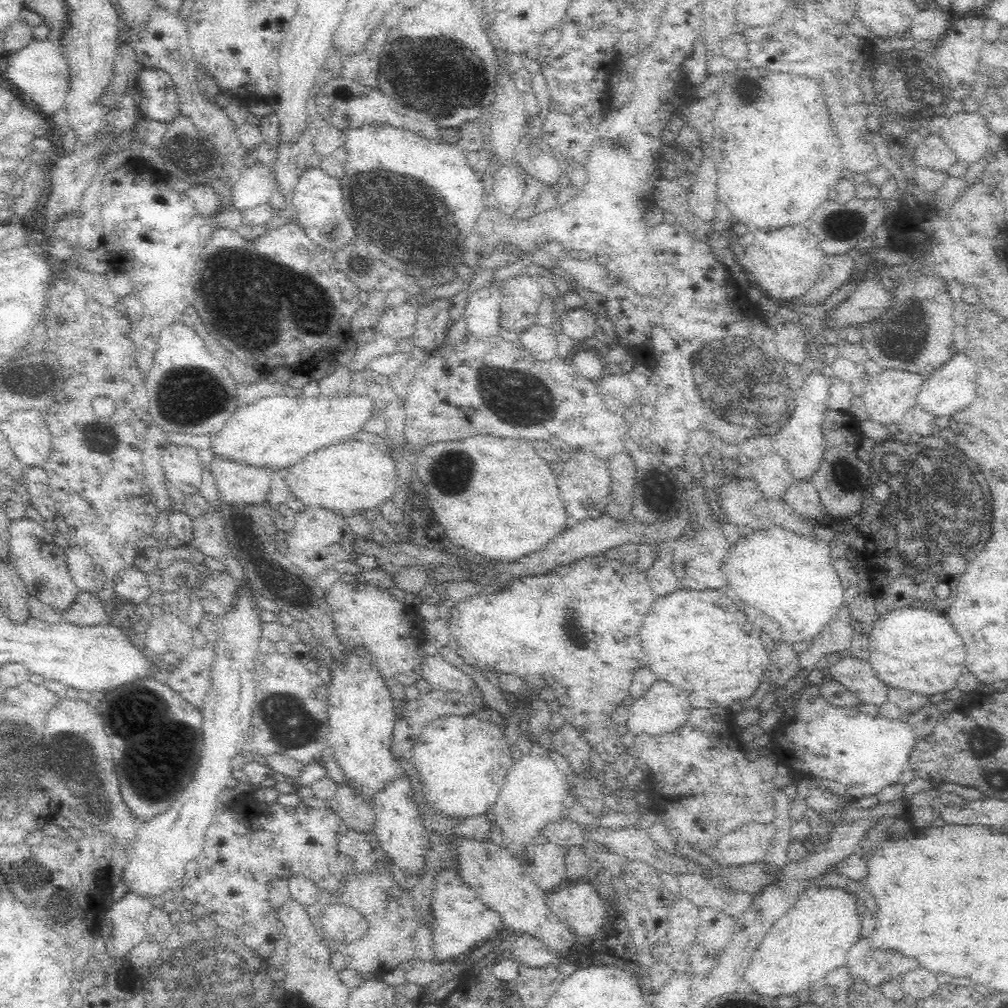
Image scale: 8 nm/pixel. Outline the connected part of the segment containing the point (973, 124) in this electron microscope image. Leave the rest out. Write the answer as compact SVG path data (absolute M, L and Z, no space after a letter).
M975 102L972 104L972 110L966 110L965 105L960 112L954 113L954 116L948 117L948 122L941 129L942 138L946 143L956 151L958 163L966 167L980 160L984 150L988 148L988 138L990 137L990 128L986 116L980 112L980 108Z

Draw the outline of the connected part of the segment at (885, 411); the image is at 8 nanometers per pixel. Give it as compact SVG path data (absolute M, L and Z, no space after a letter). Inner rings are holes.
M886 370L868 382L864 402L874 420L896 422L916 404L916 396L922 386L924 386L922 374Z

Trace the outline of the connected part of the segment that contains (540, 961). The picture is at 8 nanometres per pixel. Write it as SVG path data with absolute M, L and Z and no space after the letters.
M516 935L514 942L514 954L512 962L517 966L538 969L549 965L560 965L557 956L551 955L546 946L536 937L530 935Z

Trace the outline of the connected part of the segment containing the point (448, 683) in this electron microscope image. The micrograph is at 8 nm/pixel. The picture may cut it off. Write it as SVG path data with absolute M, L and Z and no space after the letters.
M426 656L420 662L419 671L422 672L421 677L430 684L430 686L446 686L446 688L456 688L460 692L468 692L470 680L466 674L462 674L460 670L456 670L454 666L442 662L442 658L438 656Z

